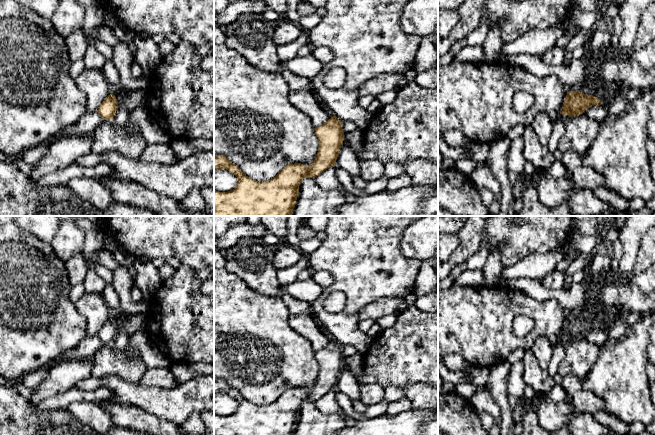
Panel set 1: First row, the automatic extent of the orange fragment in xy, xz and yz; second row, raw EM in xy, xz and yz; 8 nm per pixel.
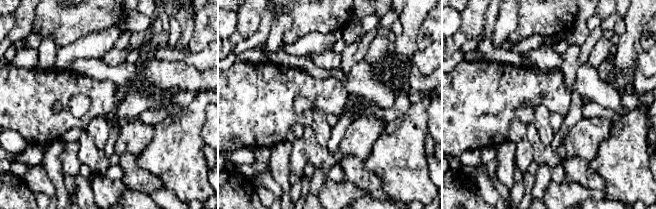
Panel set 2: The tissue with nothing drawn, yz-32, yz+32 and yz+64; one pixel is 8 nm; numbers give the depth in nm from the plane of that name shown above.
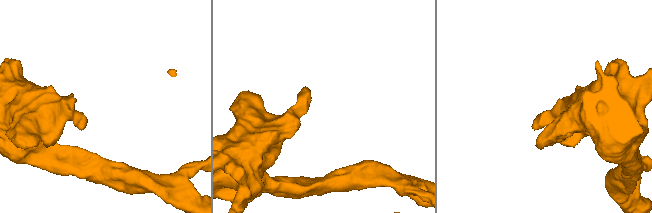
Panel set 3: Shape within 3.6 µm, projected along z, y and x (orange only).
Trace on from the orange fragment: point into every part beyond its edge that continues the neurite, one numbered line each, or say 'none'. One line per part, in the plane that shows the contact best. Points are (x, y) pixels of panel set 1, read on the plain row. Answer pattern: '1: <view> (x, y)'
none

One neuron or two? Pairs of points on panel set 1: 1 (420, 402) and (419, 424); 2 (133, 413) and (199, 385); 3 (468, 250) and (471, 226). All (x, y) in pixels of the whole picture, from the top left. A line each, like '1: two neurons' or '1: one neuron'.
1: two neurons
2: two neurons
3: one neuron

